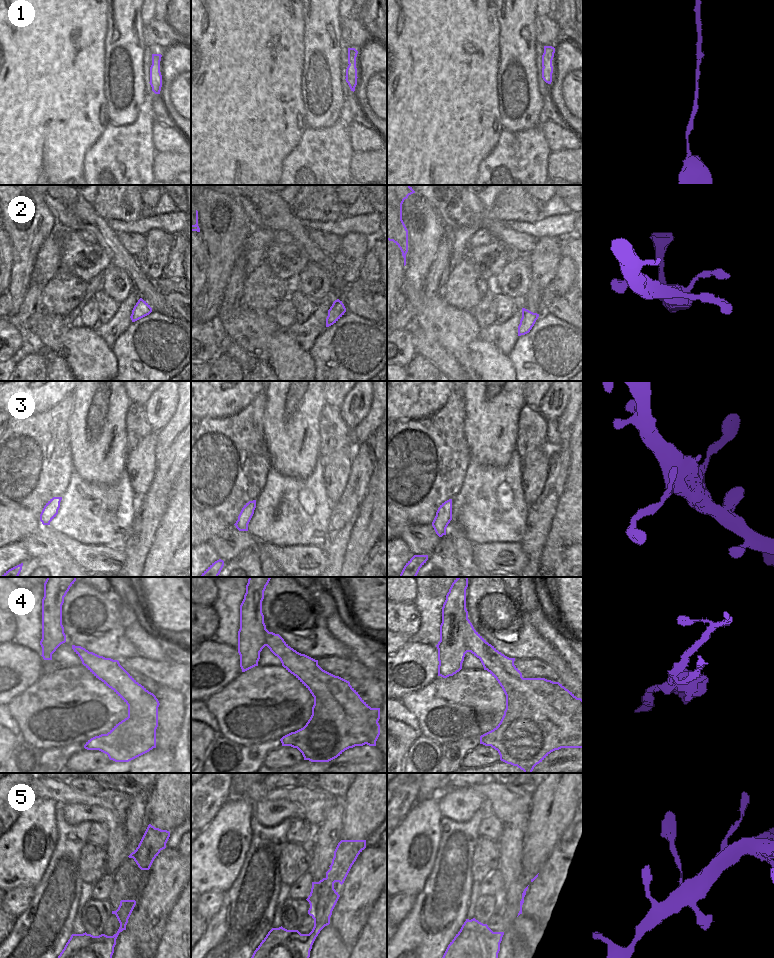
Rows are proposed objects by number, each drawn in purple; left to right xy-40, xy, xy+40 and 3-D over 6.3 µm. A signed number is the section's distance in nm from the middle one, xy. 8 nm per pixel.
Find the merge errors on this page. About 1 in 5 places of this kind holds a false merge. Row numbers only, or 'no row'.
4

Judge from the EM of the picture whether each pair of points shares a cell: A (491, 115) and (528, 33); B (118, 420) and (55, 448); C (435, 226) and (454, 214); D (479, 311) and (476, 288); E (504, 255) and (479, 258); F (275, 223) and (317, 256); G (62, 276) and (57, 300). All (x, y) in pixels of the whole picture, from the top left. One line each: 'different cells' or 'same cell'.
A: different cells
B: different cells
C: different cells
D: different cells
E: same cell
F: same cell
G: same cell

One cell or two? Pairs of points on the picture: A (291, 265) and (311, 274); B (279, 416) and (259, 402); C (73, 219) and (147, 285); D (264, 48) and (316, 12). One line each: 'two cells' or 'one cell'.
A: two cells
B: two cells
C: one cell
D: two cells

